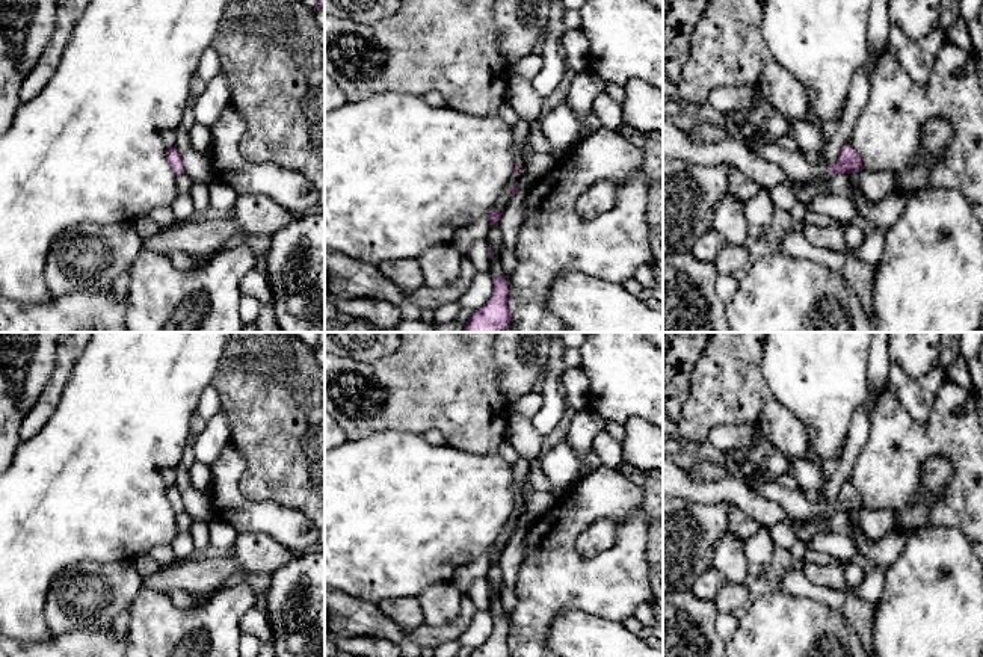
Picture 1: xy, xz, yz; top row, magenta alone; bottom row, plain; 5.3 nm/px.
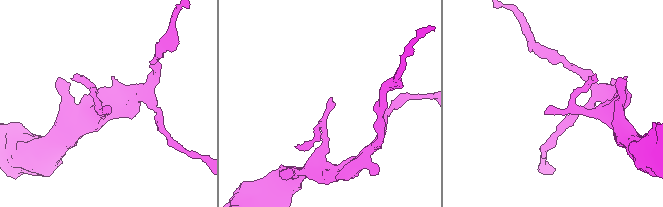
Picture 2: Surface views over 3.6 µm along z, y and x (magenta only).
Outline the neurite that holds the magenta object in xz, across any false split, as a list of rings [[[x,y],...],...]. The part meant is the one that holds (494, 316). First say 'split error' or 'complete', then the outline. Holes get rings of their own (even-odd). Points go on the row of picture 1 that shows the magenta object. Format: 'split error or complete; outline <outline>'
complete; outline [[[492,273],[494,291],[489,301],[474,310],[462,332],[501,332],[510,326],[507,310],[509,281]]]

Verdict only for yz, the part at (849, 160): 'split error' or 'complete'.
complete

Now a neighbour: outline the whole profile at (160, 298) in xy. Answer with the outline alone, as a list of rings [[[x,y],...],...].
[[[243,243],[222,246],[198,269],[178,270],[166,255],[142,249],[130,267],[127,332],[240,332],[240,282],[255,267],[252,249]]]

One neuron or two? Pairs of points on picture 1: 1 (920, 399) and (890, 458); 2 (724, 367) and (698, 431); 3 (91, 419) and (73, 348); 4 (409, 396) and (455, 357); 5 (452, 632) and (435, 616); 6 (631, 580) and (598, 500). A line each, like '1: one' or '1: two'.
1: two
2: one
3: two
4: one
5: two
6: one

